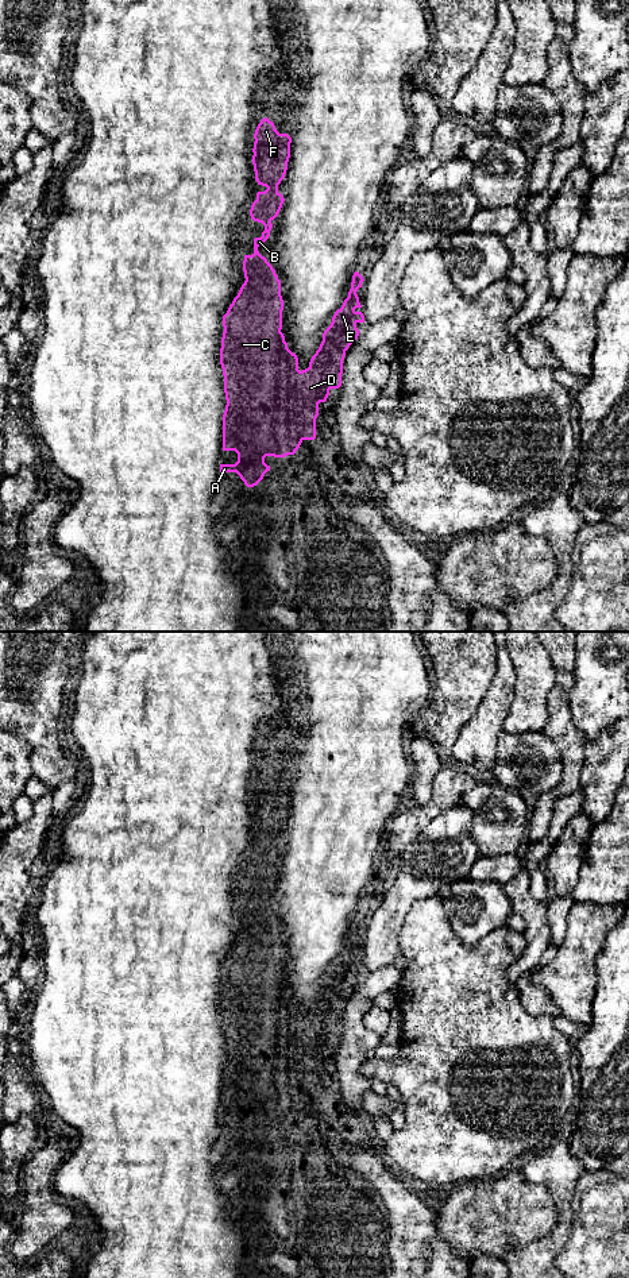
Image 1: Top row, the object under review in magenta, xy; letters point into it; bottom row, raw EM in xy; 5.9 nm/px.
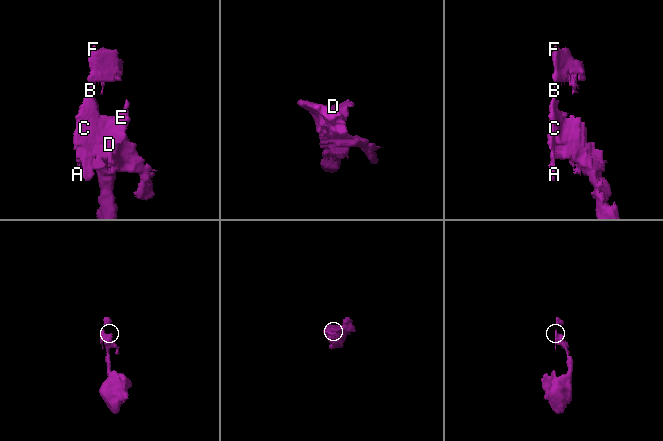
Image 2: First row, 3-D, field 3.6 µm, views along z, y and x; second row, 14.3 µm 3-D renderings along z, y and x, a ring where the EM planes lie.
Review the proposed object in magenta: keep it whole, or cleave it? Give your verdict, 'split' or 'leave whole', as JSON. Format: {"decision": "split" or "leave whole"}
{"decision": "leave whole"}

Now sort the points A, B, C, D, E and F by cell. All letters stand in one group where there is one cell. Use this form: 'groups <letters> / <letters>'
groups A B C D E F

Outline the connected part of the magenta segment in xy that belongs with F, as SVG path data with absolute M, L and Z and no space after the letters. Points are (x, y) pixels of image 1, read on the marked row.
M262 119L254 134L252 165L258 185L266 186L256 193L250 216L262 223L265 231L254 239L254 254L244 255L244 283L223 316L223 337L220 364L224 375L225 410L223 414L223 451L235 451L235 464L220 464L220 472L236 472L247 487L256 486L270 471L266 456L285 457L294 455L304 440L316 439L316 418L319 404L325 402L331 389L341 386L343 360L348 347L358 339L358 323L364 323L358 289L363 277L355 271L348 297L332 317L331 325L323 333L323 341L312 356L309 367L300 371L298 358L288 348L282 329L283 300L281 281L273 266L262 256L258 247L270 236L271 221L278 216L283 196L278 185L285 178L290 158L292 138L279 134L273 121Z

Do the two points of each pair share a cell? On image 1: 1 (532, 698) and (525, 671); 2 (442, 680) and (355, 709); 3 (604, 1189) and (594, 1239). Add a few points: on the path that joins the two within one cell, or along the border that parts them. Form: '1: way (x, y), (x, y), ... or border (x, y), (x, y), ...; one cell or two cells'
1: way (532, 691), (532, 678); one cell
2: border (423, 653), (427, 661), (429, 691), (416, 713); two cells
3: way (604, 1201), (604, 1227); one cell

